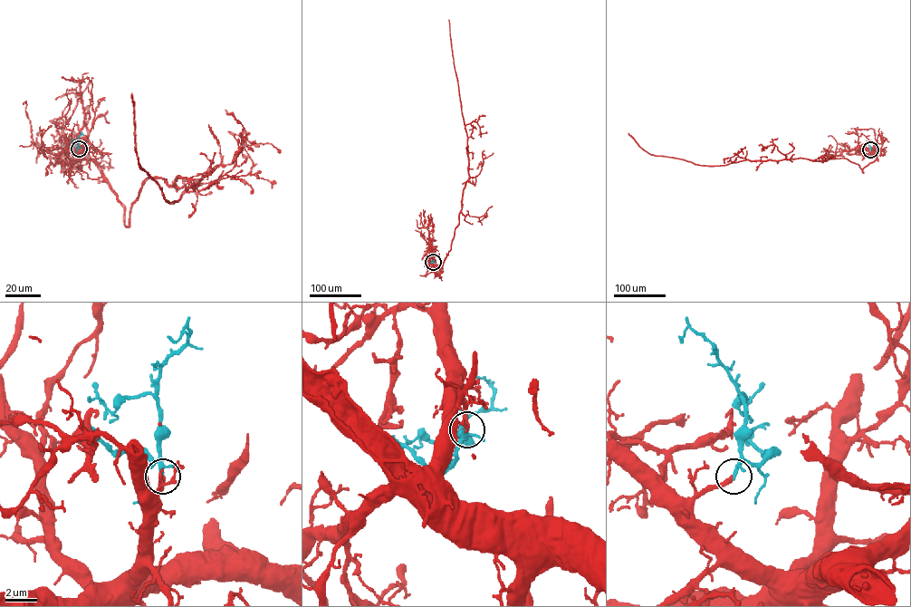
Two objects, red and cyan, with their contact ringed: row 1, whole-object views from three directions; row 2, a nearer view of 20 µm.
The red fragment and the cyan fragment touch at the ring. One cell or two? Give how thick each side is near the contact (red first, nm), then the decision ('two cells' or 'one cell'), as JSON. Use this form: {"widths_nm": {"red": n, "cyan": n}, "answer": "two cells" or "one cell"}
{"widths_nm": {"red": 320, "cyan": 190}, "answer": "one cell"}

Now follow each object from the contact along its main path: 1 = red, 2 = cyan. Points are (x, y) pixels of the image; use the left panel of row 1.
1: (79, 149), (77, 159), (99, 168), (128, 226), (149, 177), (197, 184), (170, 203), (140, 168), (131, 93)
2: (79, 149), (79, 137), (81, 132), (80, 133)

